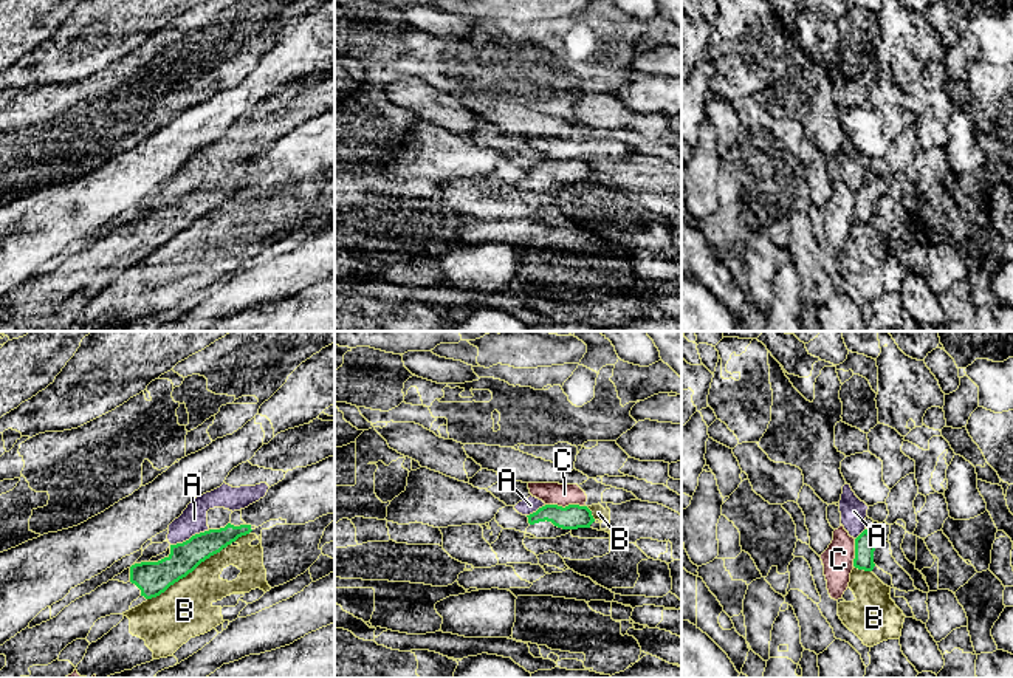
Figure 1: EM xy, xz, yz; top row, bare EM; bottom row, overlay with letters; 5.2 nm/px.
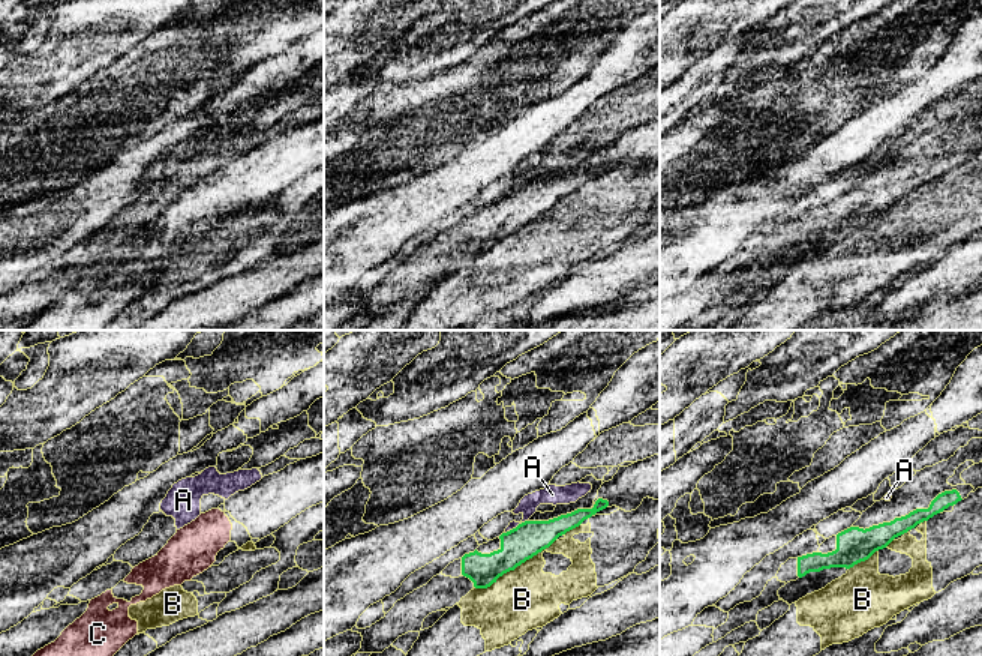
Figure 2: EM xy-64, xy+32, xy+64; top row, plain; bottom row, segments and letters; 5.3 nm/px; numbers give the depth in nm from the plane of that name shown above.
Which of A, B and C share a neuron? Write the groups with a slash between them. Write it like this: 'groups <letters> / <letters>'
groups A / B / C

